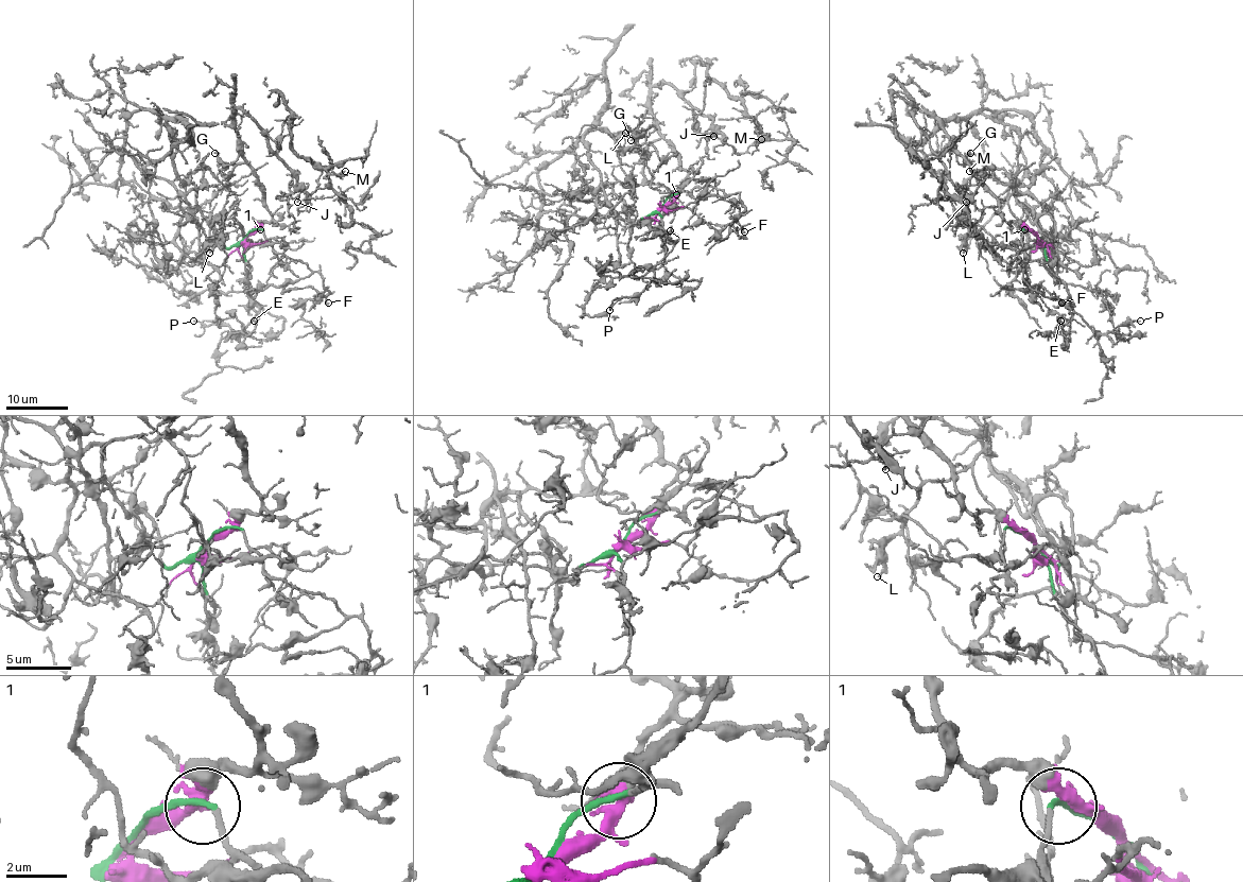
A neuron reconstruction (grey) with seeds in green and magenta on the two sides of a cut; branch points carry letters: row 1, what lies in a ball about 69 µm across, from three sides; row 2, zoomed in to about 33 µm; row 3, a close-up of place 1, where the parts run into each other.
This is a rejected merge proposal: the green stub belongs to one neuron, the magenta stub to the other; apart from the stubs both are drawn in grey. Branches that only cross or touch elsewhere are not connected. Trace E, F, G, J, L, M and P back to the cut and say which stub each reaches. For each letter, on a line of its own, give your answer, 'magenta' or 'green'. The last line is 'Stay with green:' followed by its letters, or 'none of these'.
E: green
F: green
G: magenta
J: magenta
L: green
M: magenta
P: green
Stay with green: E, F, L, P

